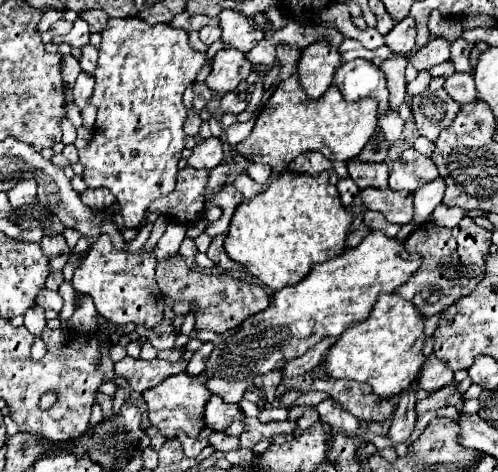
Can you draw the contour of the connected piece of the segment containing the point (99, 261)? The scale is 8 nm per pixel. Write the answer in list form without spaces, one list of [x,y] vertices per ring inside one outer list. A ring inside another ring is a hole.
[[[102,234],[88,250],[84,262],[74,270],[72,286],[78,292],[86,292],[94,298],[96,310],[106,320],[124,326],[124,324],[136,324],[144,326],[148,330],[156,328],[164,318],[164,296],[160,296],[160,290],[154,280],[154,268],[156,258],[154,254],[130,254],[120,252],[112,246],[110,236]]]

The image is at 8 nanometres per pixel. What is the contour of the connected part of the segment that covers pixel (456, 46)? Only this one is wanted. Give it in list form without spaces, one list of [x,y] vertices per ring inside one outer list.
[[[462,38],[450,42],[450,60],[448,62],[452,62],[458,72],[472,72],[470,64],[468,64],[468,54],[472,48],[474,48],[474,44],[468,44]]]

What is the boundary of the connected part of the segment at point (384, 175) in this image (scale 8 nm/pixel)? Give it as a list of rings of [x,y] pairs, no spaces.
[[[348,160],[348,172],[360,190],[368,186],[388,188],[388,166],[384,162],[368,164],[368,162],[358,162],[358,160]]]

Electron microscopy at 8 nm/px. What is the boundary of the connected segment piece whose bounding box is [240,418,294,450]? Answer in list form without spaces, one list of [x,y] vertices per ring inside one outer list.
[[[246,419],[246,429],[240,436],[242,448],[252,450],[252,448],[263,440],[269,440],[271,437],[279,434],[290,434],[294,430],[292,420],[276,421],[267,424],[261,423],[260,420]]]

